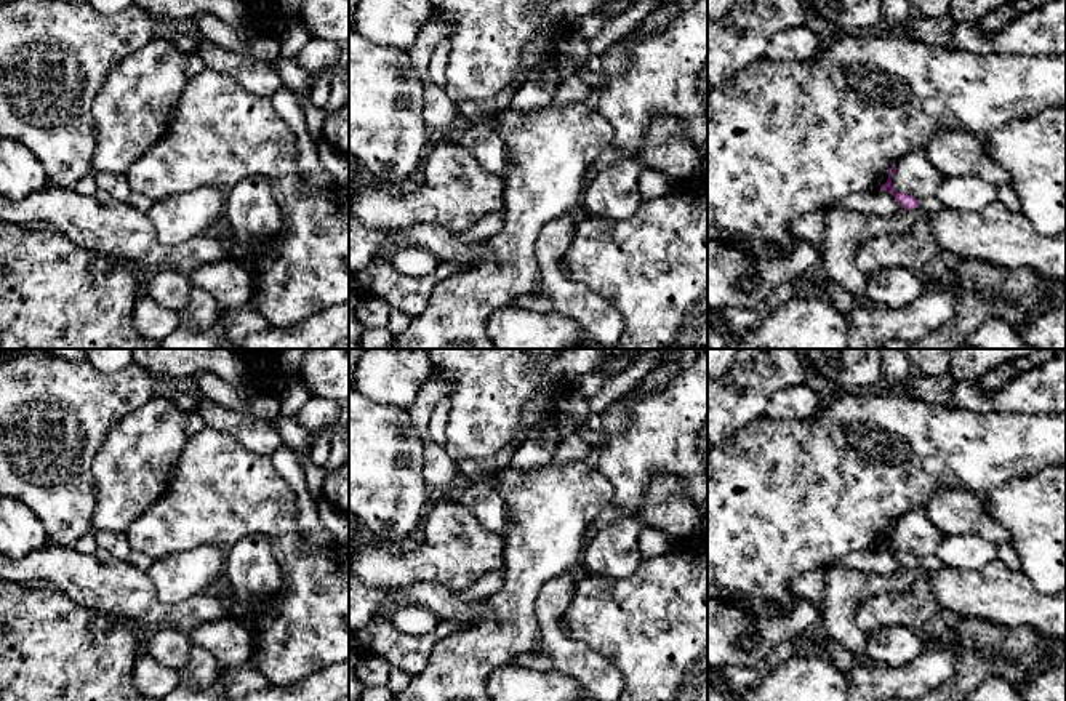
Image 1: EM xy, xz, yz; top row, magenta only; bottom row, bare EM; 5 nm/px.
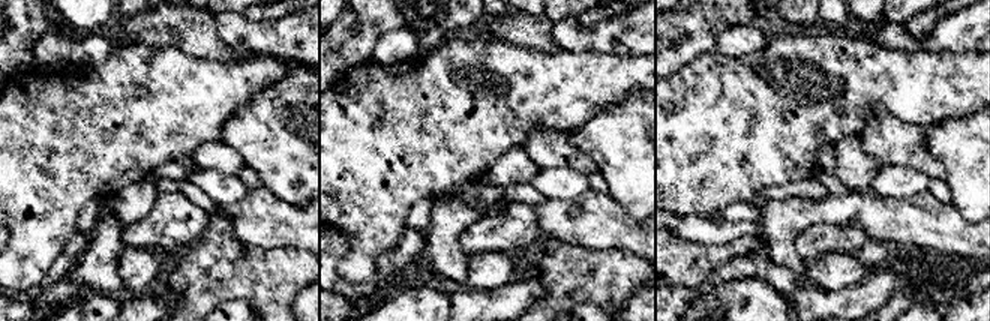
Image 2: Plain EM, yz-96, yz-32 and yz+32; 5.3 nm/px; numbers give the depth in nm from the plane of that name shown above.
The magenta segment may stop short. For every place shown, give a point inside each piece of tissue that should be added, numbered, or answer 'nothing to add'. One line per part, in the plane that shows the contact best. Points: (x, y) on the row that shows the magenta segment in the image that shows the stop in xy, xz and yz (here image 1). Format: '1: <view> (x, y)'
1: yz (929, 204)

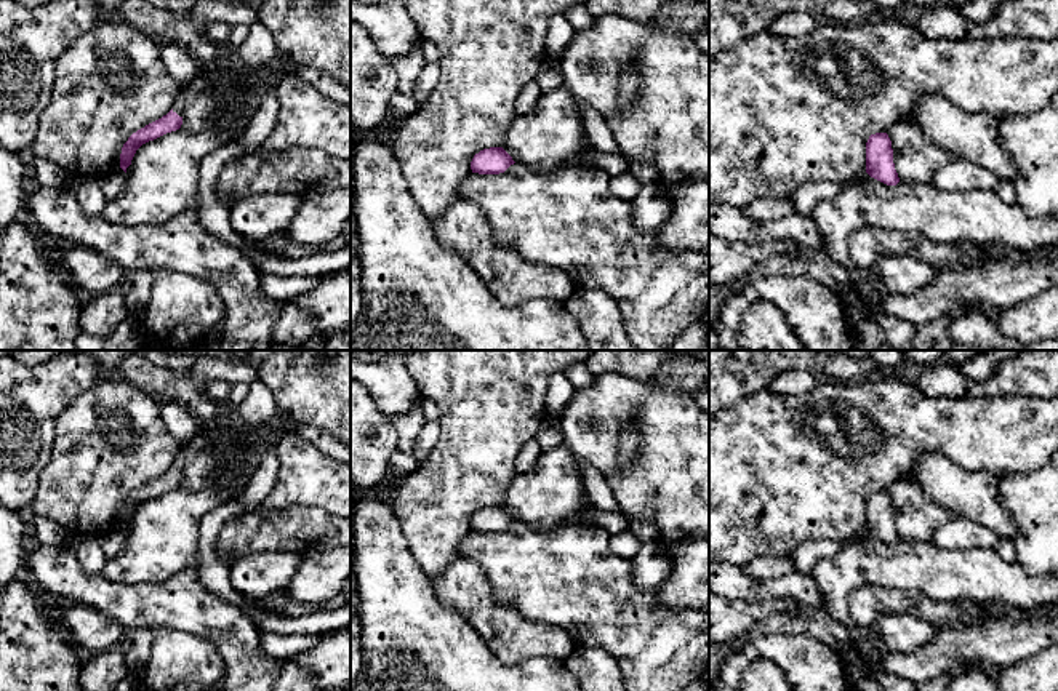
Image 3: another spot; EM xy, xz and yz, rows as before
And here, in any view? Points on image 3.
1: xy (210, 75)

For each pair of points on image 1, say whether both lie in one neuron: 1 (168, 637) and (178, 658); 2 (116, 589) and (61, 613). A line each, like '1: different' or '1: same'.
1: same
2: different

